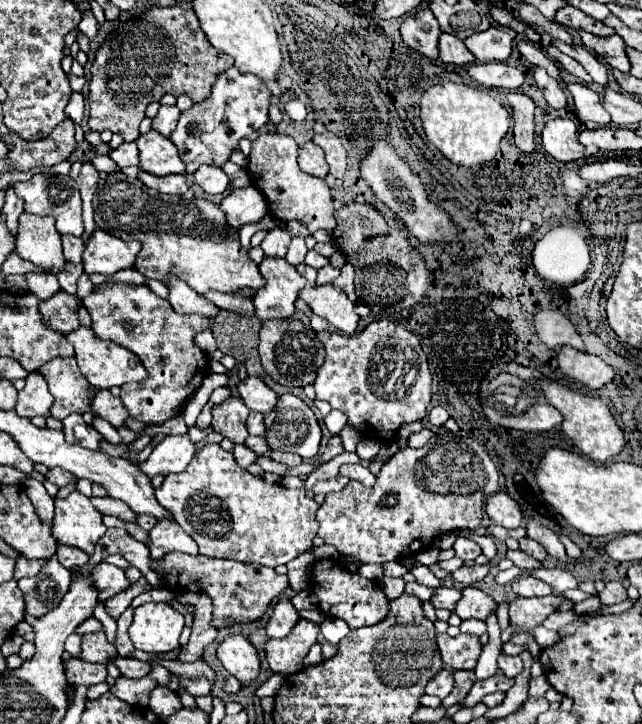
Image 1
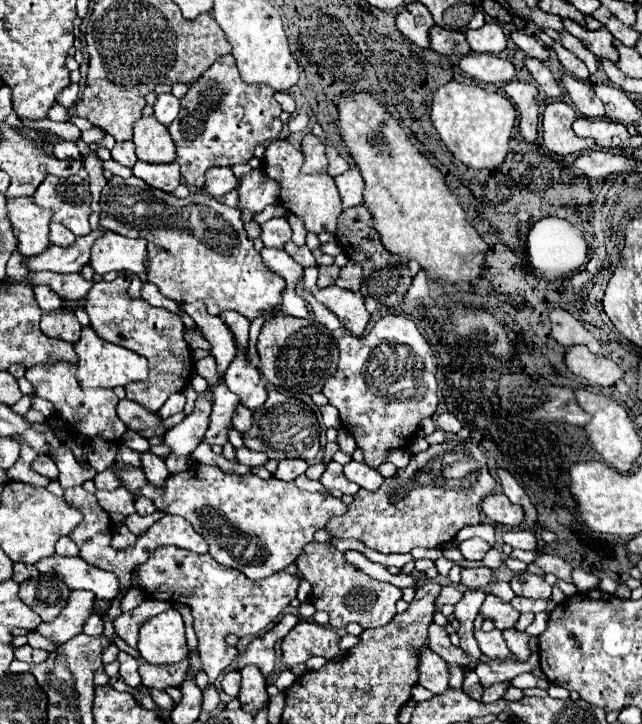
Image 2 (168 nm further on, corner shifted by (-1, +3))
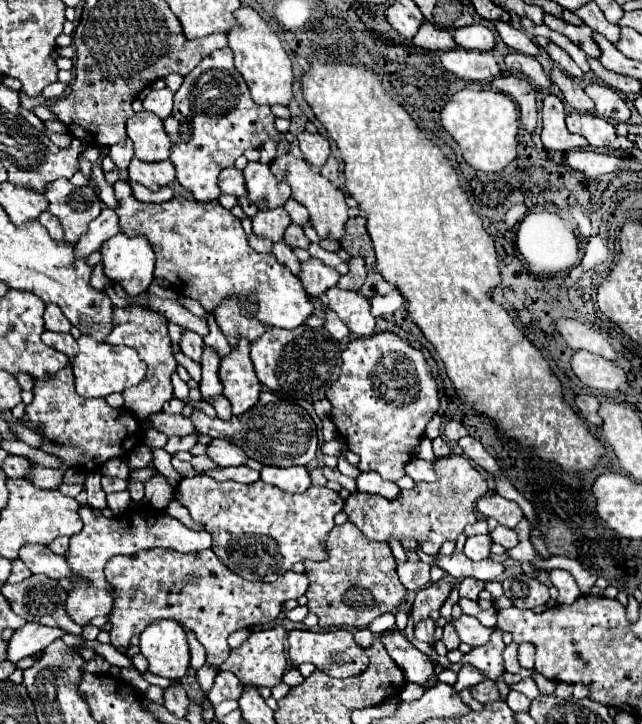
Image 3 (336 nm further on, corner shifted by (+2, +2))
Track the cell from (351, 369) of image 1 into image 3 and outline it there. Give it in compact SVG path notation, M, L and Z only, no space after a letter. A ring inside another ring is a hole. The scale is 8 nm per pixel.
M383 331L371 337L353 339L343 351L343 367L339 379L327 391L327 399L331 401L331 421L337 427L337 433L349 443L349 449L361 457L359 471L377 471L383 479L397 481L405 475L403 467L415 455L415 449L423 437L425 425L439 409L439 393L437 383L431 375L431 367L423 353L409 345L407 339Z

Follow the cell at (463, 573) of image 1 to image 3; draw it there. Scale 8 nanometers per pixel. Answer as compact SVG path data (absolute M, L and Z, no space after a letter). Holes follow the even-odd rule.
M467 577L467 579L463 579L463 581L461 581L461 585L459 585L459 595L461 595L461 597L467 597L467 599L477 601L477 595L479 595L479 591L483 591L483 587L485 587L485 583L483 583L483 581Z

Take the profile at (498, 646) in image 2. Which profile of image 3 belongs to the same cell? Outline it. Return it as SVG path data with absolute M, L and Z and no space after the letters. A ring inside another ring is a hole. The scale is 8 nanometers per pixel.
M461 615L459 621L455 621L455 631L459 635L459 639L471 647L479 647L479 645L485 645L493 633L493 629L489 627L483 627L475 617L469 617L469 615Z

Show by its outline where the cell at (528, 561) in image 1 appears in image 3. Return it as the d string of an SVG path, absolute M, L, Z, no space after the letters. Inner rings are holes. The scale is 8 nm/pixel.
M551 569L549 571L549 581L559 589L559 603L573 603L581 591L573 579L573 575L569 571L563 569Z

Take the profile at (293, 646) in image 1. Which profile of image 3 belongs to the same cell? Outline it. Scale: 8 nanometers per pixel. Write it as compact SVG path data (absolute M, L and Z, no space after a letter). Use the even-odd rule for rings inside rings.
M301 629L289 631L289 659L295 667L309 661L331 677L353 677L363 669L367 669L365 651L353 641L353 633L347 629L337 629L327 633L313 633L313 631L301 631Z

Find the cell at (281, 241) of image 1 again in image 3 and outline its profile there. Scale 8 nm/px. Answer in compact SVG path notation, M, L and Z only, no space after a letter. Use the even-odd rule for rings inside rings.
M283 207L257 211L257 215L253 217L253 233L259 237L267 237L271 241L281 241L289 223L291 219Z

